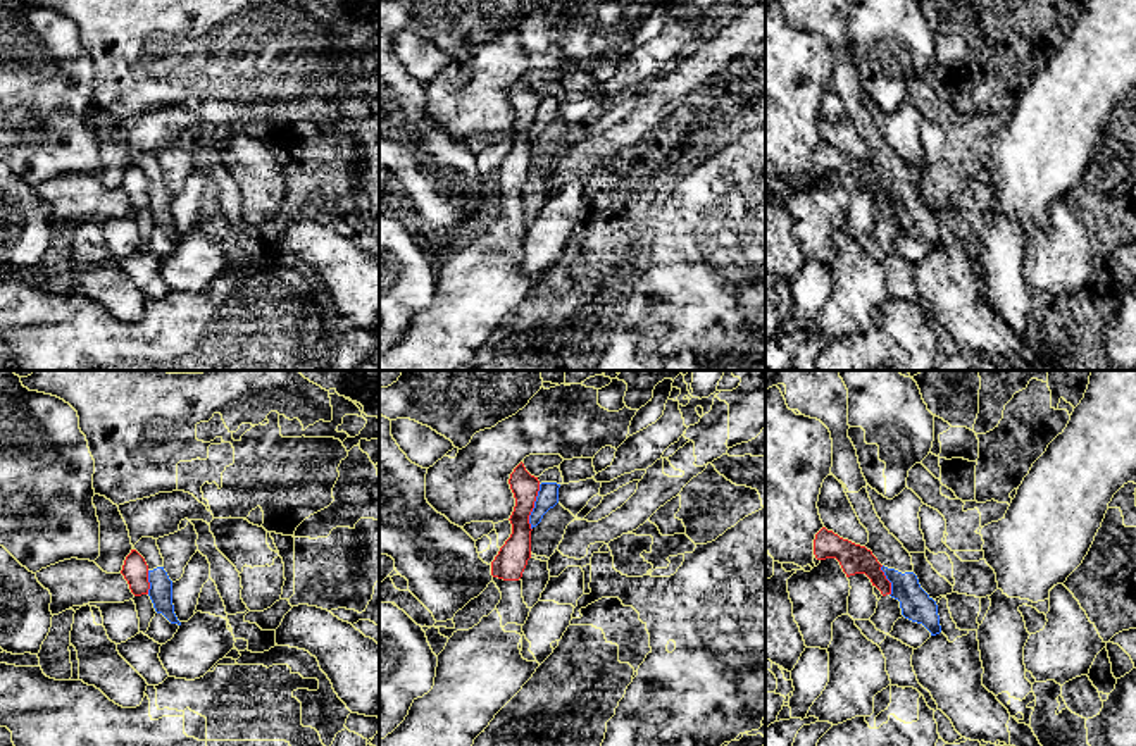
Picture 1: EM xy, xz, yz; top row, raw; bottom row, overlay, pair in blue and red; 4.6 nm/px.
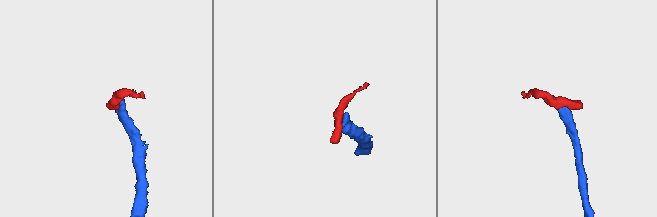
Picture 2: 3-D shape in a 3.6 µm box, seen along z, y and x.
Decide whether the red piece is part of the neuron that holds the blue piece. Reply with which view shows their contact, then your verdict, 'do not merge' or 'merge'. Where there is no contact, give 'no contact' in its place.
xz | do not merge

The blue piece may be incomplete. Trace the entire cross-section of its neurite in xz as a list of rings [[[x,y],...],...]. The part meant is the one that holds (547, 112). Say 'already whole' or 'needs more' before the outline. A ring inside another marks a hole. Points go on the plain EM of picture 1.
already whole; [[[541,96],[540,105],[534,115],[534,122],[529,129],[531,143],[536,141],[543,129],[559,117],[559,102],[557,96]]]

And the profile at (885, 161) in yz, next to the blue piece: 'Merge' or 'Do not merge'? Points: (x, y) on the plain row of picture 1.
Merge

